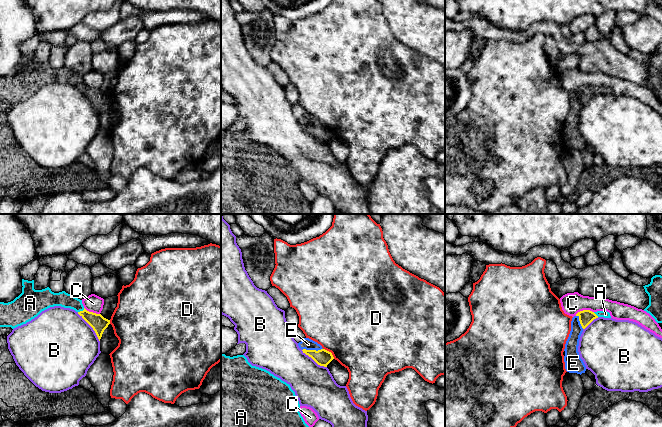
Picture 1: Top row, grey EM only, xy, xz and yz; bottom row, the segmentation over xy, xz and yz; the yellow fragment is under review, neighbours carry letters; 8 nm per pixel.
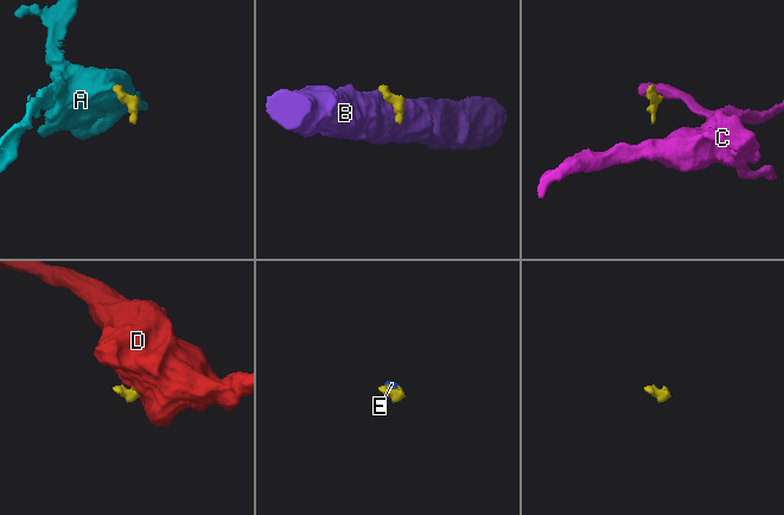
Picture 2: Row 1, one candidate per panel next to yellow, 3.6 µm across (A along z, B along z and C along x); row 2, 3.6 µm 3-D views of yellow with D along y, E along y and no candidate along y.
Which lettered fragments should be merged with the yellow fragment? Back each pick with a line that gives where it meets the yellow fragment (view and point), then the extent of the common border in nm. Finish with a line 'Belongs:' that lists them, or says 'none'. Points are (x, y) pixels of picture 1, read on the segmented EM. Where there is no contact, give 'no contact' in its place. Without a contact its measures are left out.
A: xy (81, 311) | 70 nm
E: xz (312, 350) | 170 nm
Belongs: A, E

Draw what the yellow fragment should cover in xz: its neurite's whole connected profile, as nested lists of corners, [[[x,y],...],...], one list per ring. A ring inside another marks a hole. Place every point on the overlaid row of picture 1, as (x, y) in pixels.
[[[304,338],[298,343],[298,346],[303,353],[311,357],[320,366],[327,367],[334,359],[331,352],[323,349],[320,344],[309,338]]]

